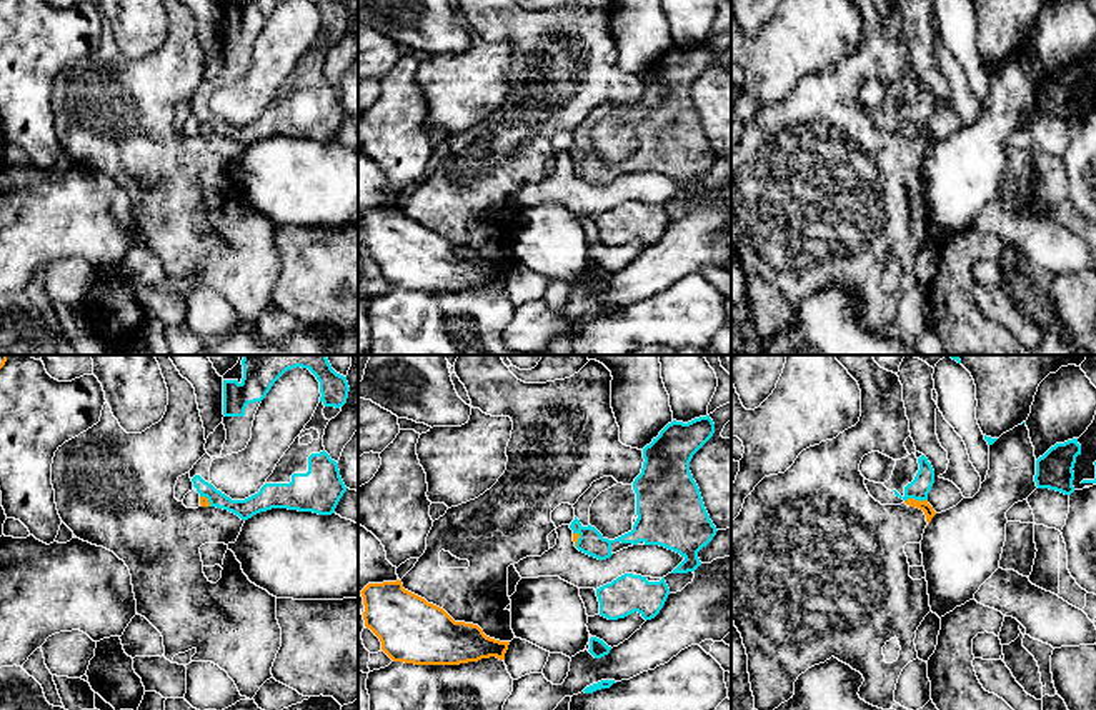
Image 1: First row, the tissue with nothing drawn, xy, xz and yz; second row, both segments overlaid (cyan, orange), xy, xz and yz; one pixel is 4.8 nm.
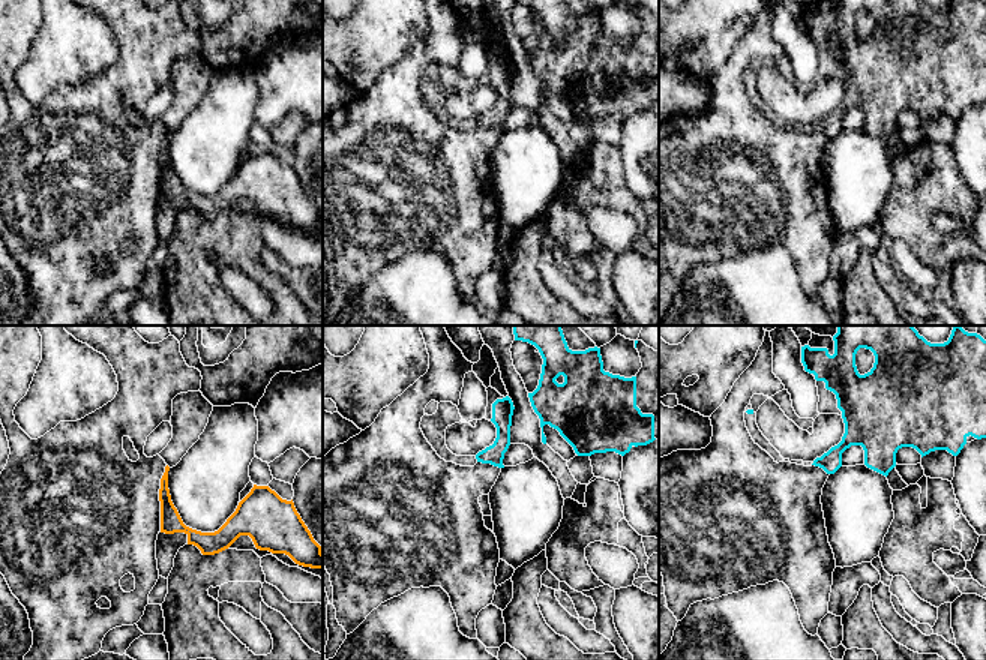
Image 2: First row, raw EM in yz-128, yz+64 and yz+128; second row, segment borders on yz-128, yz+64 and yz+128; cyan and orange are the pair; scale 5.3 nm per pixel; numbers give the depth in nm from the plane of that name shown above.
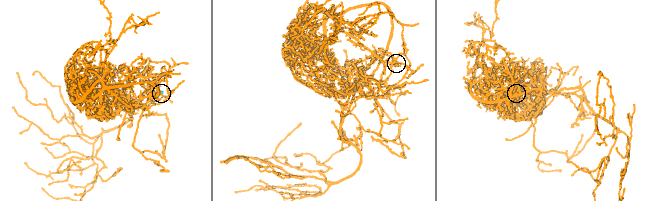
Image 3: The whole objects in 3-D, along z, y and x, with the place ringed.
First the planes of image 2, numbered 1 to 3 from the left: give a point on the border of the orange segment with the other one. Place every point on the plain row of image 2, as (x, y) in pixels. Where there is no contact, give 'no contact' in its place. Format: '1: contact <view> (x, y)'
1: no contact
2: no contact
3: no contact

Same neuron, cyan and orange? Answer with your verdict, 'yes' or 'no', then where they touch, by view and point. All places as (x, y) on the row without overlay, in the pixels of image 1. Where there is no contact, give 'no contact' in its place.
no | yz (915, 125)

